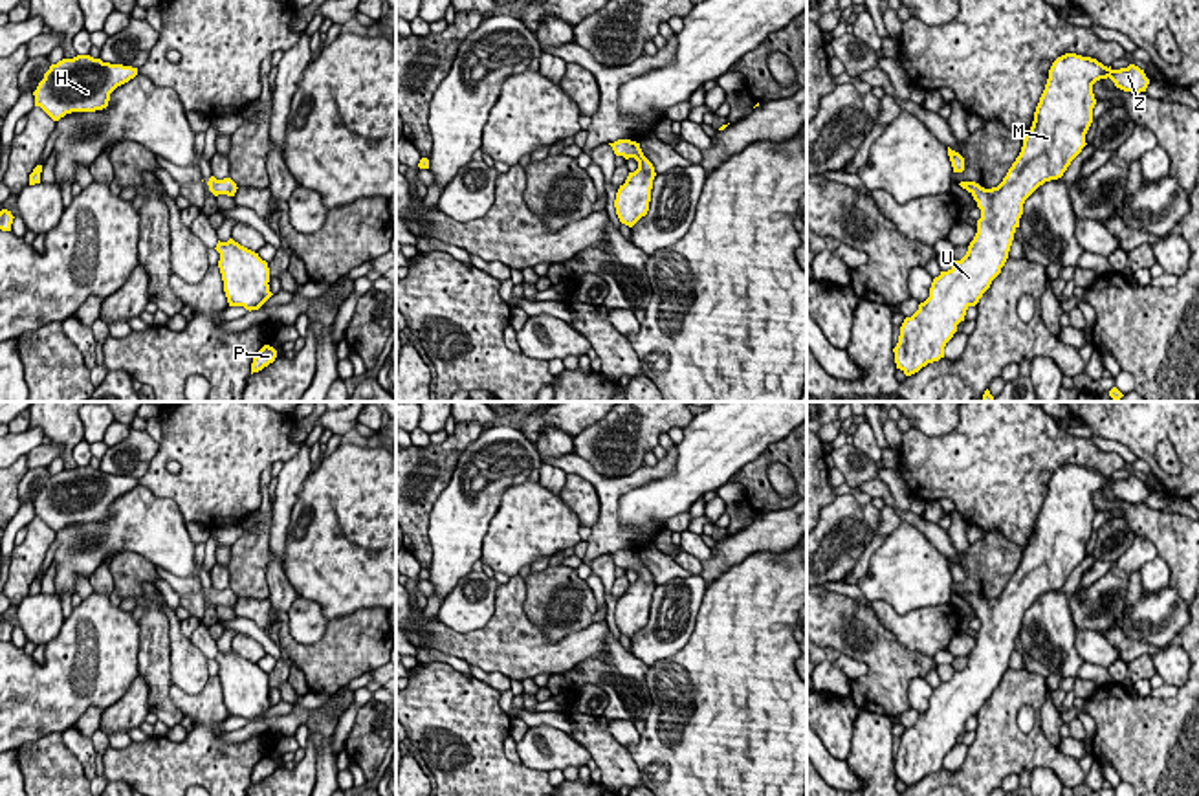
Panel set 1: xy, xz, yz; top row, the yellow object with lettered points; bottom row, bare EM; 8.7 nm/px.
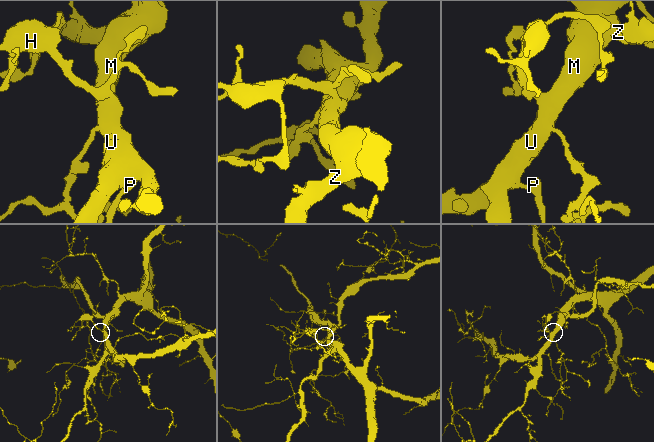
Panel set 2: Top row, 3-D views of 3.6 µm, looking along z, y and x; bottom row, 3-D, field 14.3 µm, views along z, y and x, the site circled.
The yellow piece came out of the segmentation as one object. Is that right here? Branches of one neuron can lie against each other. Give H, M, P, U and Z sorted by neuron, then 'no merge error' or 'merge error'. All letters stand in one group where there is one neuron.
groups H M P U Z; no merge error

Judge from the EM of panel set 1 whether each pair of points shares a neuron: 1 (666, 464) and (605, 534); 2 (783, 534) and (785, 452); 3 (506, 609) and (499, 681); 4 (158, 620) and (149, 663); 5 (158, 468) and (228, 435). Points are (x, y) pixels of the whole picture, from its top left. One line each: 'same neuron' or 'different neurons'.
1: same neuron
2: different neurons
3: different neurons
4: same neuron
5: same neuron

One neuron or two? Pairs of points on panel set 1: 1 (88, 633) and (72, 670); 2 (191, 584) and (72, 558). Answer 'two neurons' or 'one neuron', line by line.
1: one neuron
2: two neurons

